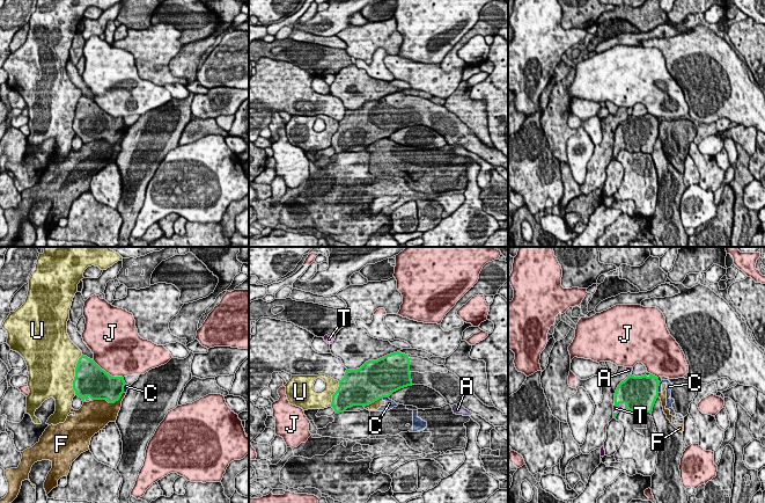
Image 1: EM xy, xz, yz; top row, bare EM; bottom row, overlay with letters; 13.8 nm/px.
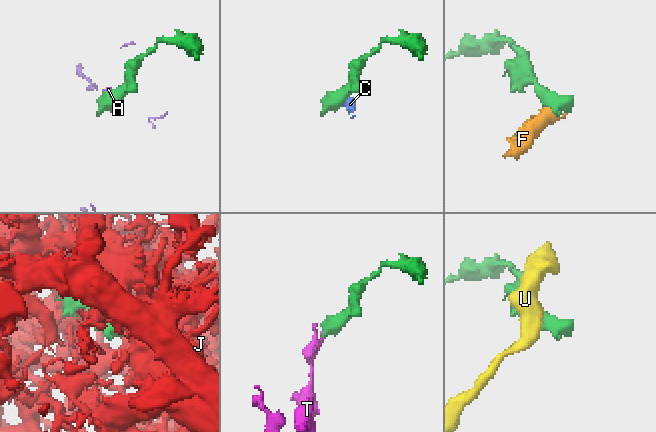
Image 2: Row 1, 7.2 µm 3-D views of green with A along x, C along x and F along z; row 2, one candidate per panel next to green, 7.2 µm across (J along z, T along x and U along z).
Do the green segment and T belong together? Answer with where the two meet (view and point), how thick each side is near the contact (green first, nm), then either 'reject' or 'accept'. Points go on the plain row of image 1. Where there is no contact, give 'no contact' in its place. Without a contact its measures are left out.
yz (620, 143) | 440/100 nm | accept

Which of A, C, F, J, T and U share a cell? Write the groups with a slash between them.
A / C F / J / T / U

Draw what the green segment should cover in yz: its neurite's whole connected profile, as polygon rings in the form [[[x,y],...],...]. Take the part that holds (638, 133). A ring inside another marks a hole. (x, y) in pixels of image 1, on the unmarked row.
[[[630,115],[621,122],[615,133],[613,158],[624,148],[628,152],[652,153],[654,144],[659,138],[659,118],[634,117]]]

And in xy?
[[[81,96],[75,108],[73,130],[83,143],[87,137],[91,140],[118,141],[124,133],[123,117],[112,117],[102,110],[93,100]]]

